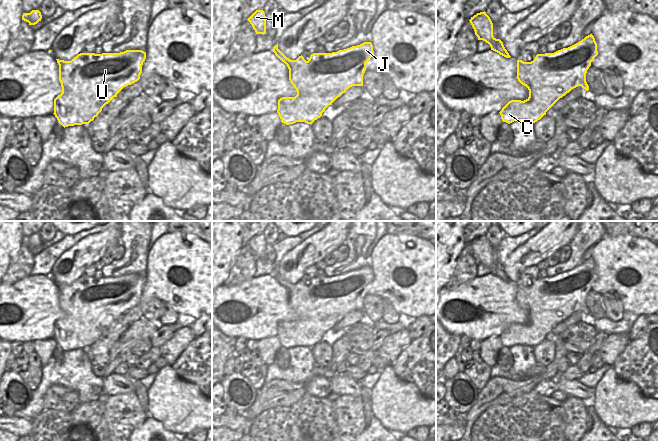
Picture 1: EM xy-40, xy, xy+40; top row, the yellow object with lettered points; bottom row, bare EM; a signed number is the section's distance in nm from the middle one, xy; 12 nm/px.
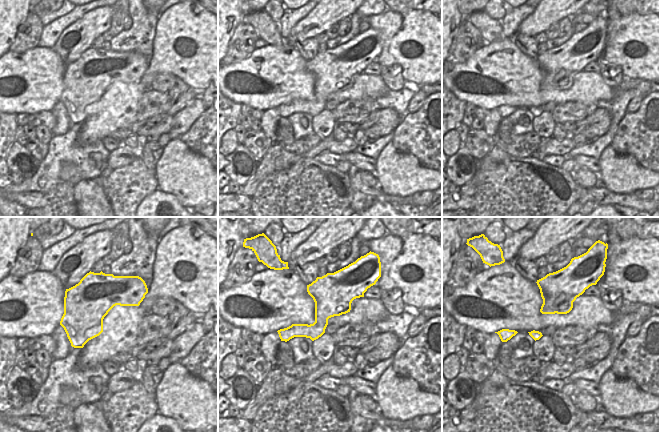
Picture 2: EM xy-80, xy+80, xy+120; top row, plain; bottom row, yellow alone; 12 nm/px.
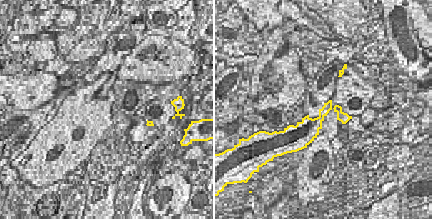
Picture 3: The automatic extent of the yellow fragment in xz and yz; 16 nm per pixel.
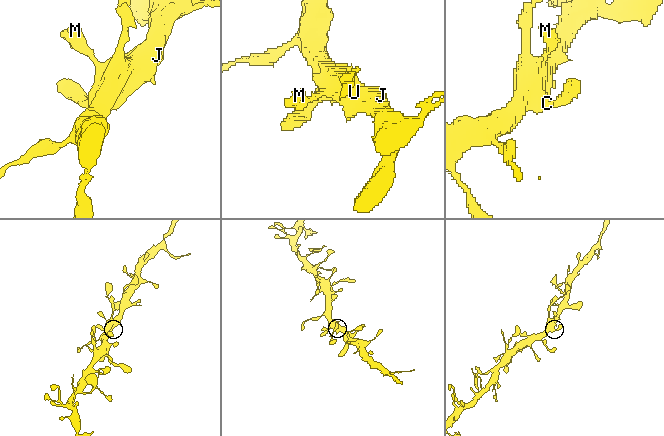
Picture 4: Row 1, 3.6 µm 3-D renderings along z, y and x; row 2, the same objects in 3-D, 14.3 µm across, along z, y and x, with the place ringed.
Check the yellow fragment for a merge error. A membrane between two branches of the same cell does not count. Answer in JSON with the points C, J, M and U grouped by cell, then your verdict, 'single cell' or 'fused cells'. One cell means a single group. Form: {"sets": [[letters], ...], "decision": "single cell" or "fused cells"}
{"sets": [["C", "J", "M", "U"]], "decision": "single cell"}

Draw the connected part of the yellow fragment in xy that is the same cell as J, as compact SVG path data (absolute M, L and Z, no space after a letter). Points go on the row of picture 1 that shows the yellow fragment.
M371 42L332 53L313 53L308 61L301 55L296 60L287 58L279 49L273 47L275 55L289 69L289 80L297 91L295 97L282 97L278 100L277 113L281 122L290 125L296 122L312 124L322 116L325 109L352 86L363 86L366 63L374 55Z

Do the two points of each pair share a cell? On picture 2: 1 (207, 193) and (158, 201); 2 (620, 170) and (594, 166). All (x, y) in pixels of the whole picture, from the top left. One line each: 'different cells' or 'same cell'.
1: different cells
2: different cells

